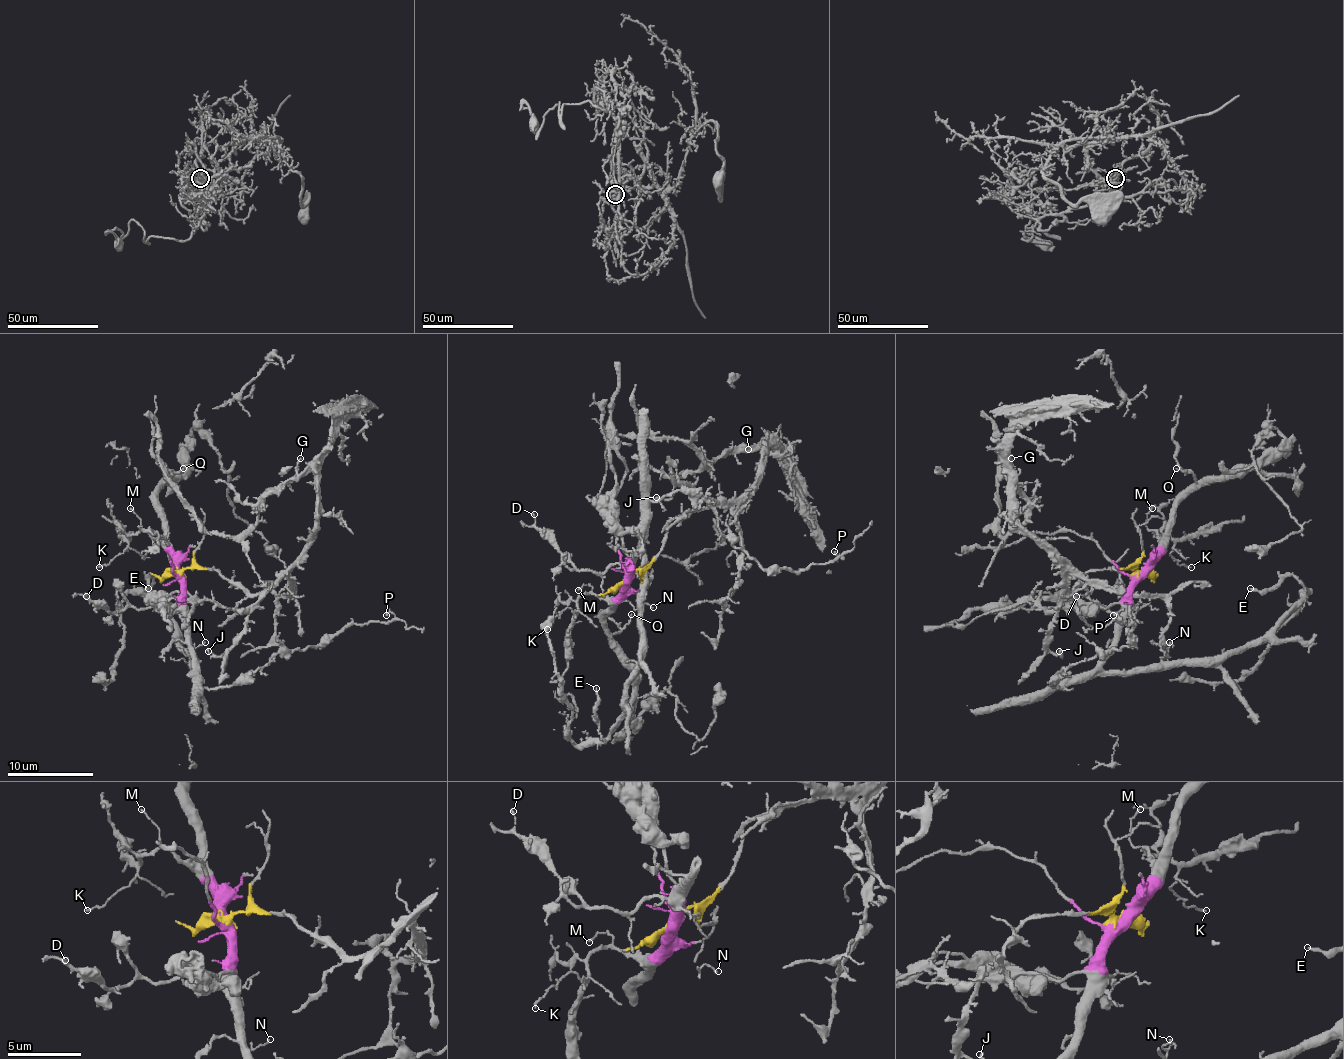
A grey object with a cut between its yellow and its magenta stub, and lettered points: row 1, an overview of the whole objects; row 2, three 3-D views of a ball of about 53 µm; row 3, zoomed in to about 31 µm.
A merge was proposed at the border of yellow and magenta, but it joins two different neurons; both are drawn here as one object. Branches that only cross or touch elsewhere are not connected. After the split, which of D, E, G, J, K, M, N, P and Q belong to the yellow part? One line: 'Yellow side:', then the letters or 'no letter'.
Yellow side: G, J

